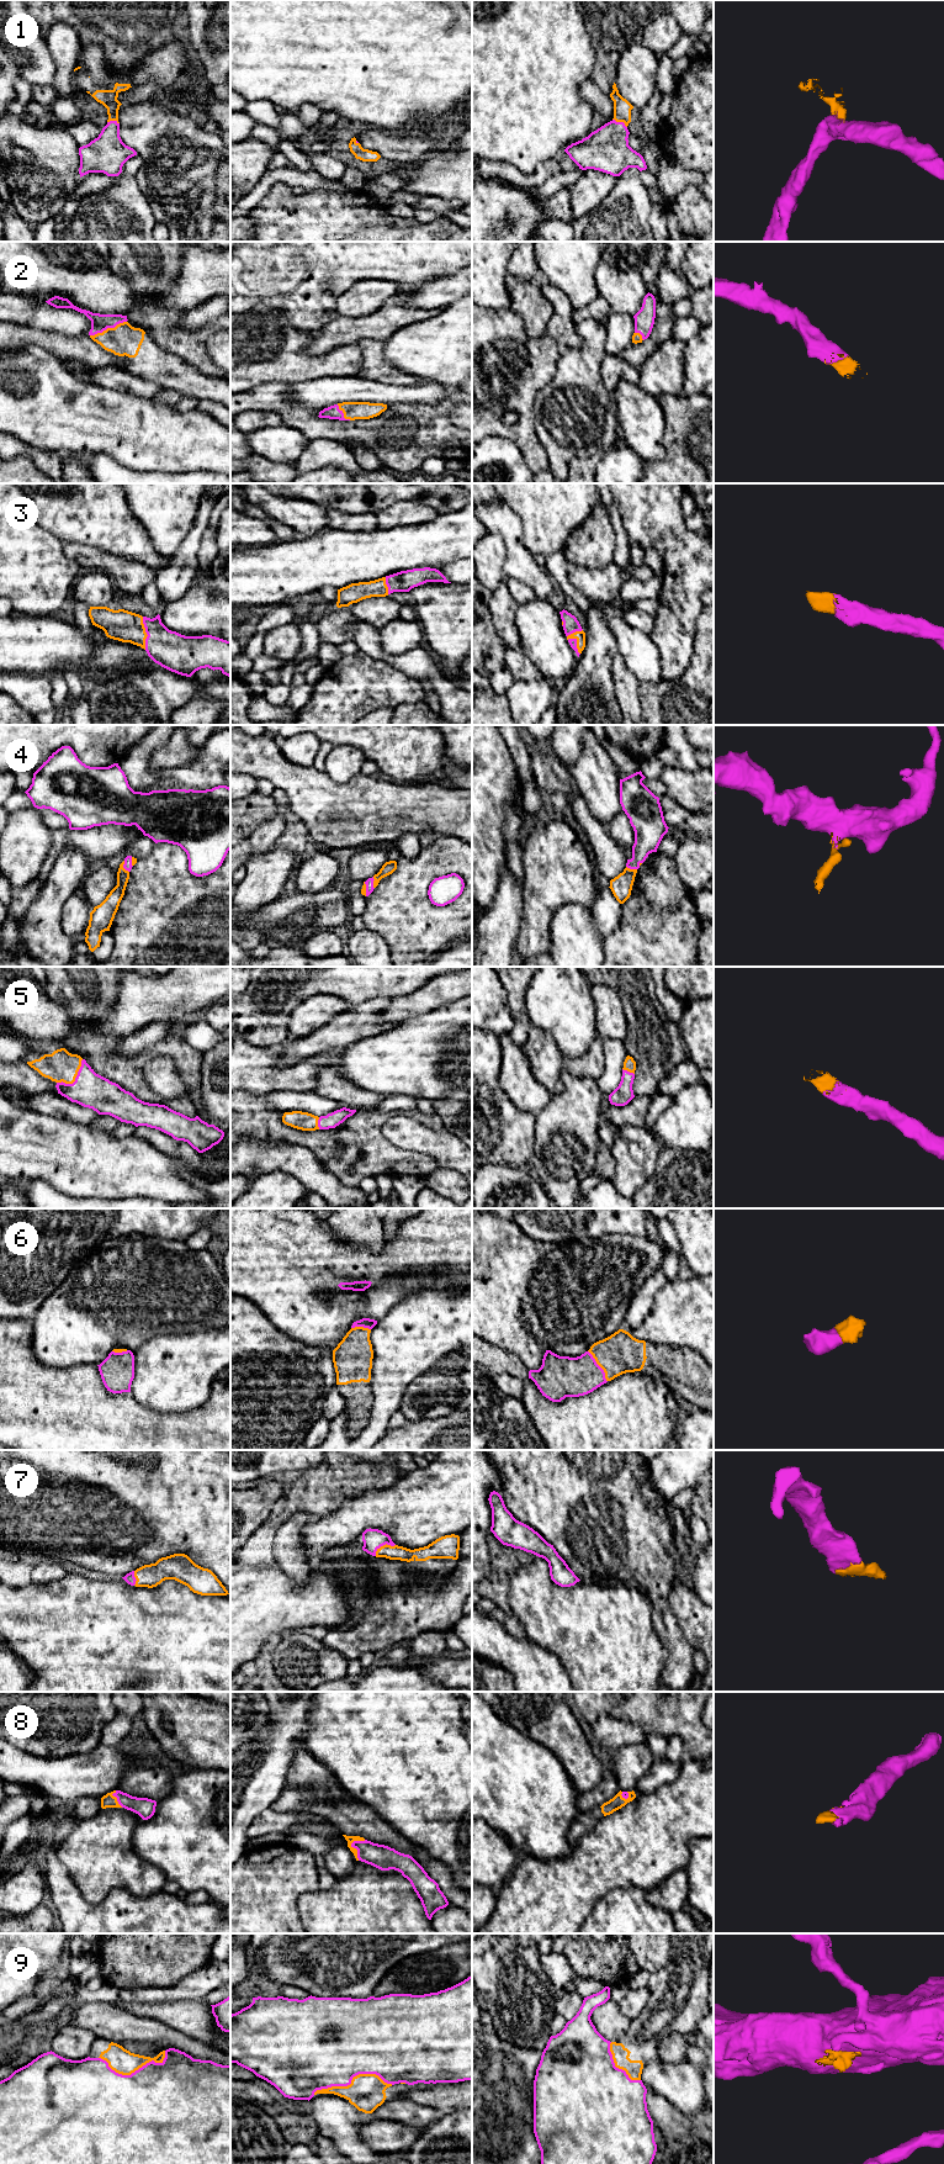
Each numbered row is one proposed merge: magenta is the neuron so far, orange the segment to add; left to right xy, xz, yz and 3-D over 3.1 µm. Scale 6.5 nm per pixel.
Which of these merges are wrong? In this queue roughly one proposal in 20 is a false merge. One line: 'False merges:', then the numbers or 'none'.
False merges: none

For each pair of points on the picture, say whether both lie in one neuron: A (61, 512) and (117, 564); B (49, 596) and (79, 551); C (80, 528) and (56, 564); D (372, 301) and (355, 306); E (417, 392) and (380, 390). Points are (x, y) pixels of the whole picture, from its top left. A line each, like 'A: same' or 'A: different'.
A: different
B: different
C: different
D: same
E: same

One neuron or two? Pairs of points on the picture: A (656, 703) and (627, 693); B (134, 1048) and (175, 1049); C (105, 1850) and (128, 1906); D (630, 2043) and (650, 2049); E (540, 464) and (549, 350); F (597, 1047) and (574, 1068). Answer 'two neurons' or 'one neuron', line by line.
A: two neurons
B: two neurons
C: two neurons
D: one neuron
E: one neuron
F: one neuron

